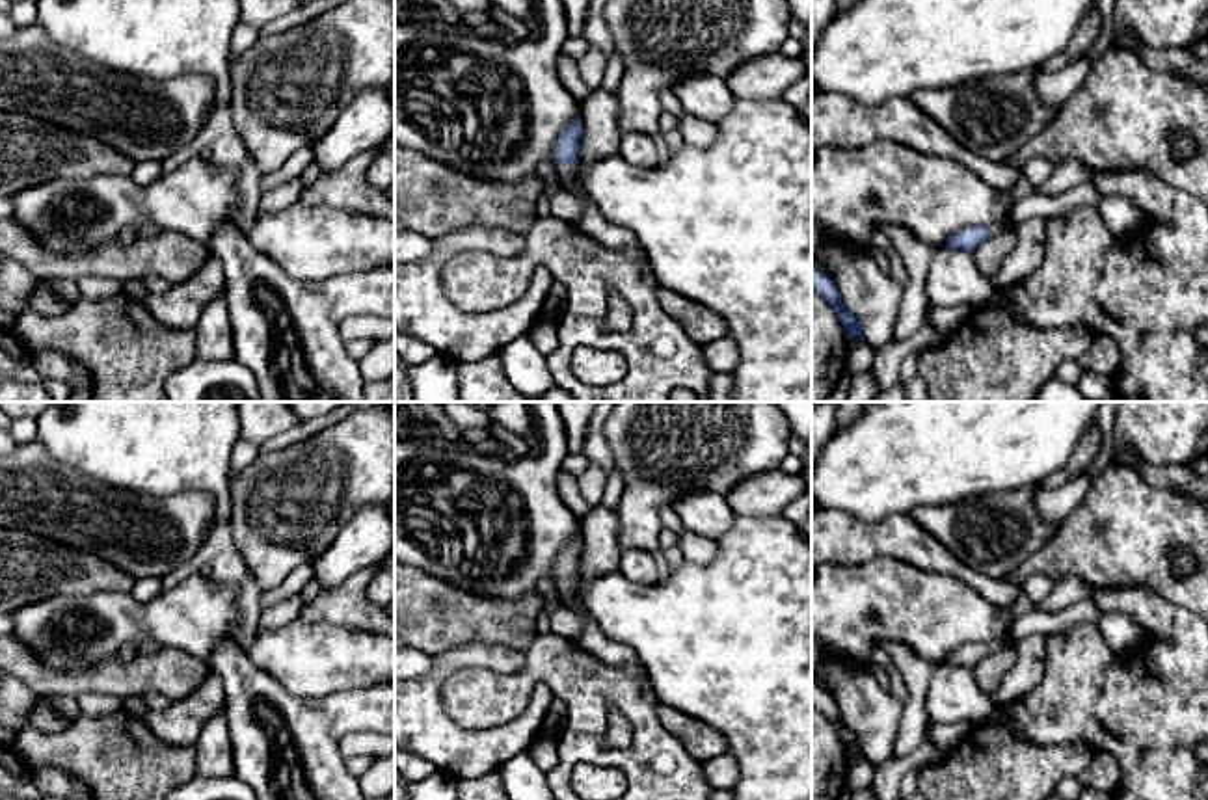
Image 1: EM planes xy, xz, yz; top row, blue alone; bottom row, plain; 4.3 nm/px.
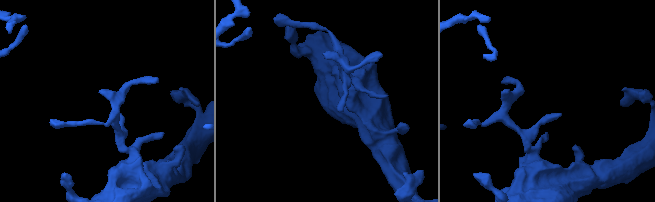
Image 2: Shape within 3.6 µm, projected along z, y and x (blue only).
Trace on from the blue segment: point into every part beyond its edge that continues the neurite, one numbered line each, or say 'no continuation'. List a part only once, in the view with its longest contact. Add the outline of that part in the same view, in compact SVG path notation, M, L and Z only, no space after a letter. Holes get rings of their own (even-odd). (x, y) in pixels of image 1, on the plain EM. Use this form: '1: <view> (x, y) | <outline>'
1: xz (564, 588) | M555 580L558 595L562 595L564 599L571 597L573 588L575 588L575 580Z

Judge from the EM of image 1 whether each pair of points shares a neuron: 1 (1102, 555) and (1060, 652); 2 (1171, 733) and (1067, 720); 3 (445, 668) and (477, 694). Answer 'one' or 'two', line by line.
1: two
2: one
3: two

